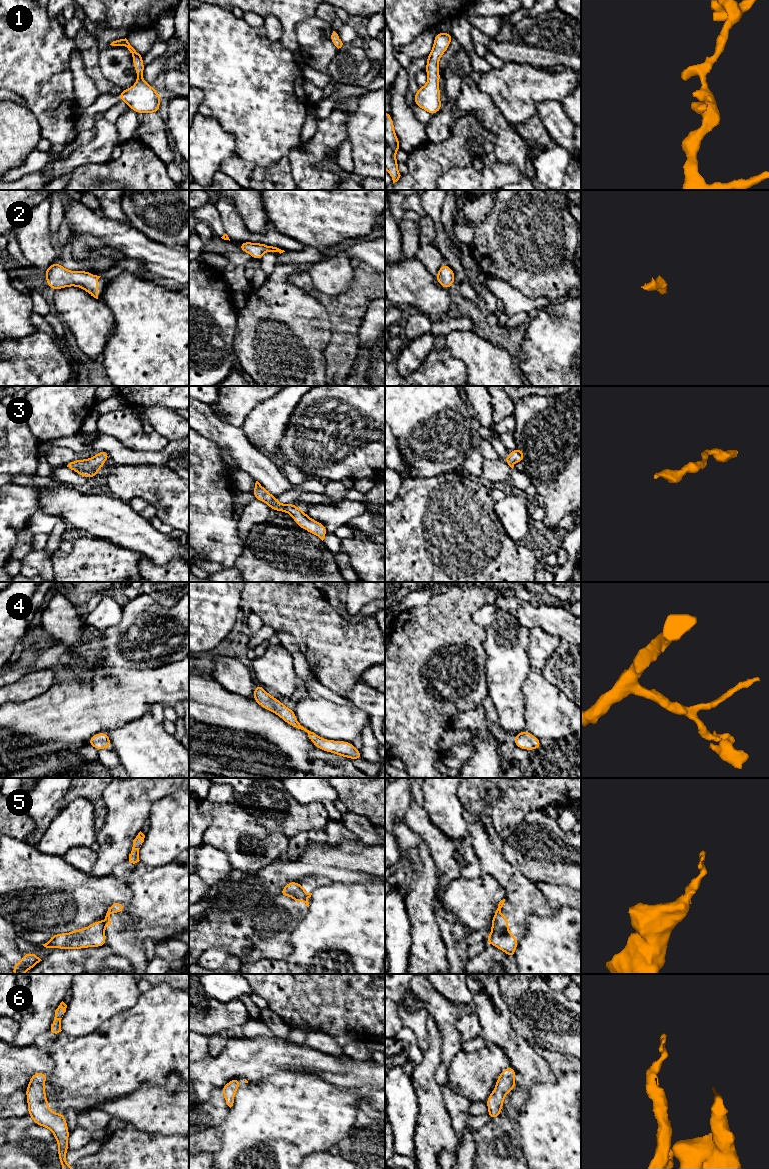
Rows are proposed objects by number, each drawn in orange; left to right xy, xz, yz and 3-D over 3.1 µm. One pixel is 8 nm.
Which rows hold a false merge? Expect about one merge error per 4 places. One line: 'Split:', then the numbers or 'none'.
Split: 5

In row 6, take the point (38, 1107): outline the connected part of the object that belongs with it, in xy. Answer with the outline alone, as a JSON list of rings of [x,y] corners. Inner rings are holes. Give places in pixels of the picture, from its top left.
[[[36,1072],[30,1078],[25,1091],[28,1104],[28,1115],[36,1125],[46,1127],[52,1131],[58,1143],[58,1160],[62,1169],[74,1169],[65,1159],[68,1148],[69,1129],[65,1115],[52,1112],[44,1089],[48,1076],[45,1073]]]

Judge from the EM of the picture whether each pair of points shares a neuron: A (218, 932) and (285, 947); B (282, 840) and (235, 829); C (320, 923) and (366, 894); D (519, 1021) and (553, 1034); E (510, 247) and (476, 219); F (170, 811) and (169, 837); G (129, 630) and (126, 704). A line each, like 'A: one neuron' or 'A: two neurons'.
A: one neuron
B: one neuron
C: one neuron
D: one neuron
E: two neurons
F: one neuron
G: two neurons

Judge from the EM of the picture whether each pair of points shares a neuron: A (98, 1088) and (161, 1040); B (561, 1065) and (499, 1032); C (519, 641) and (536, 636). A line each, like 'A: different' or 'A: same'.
A: same
B: different
C: different

